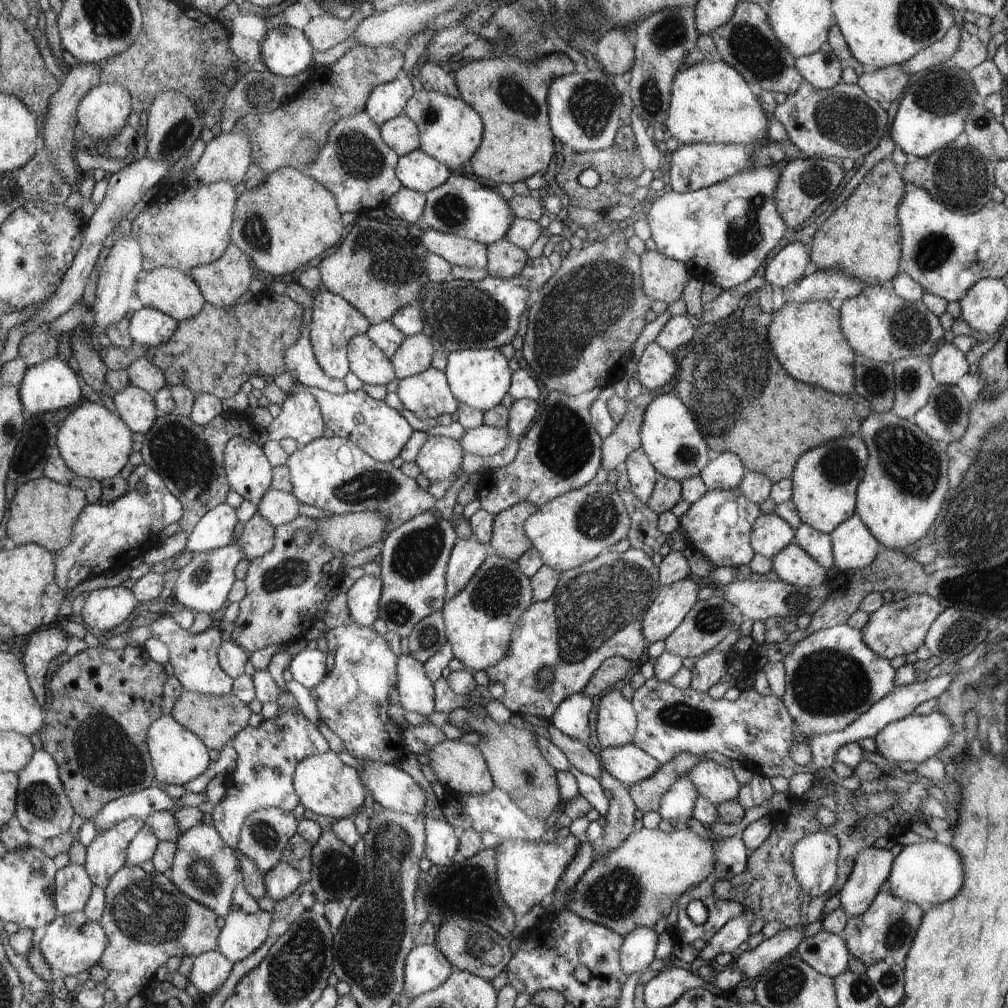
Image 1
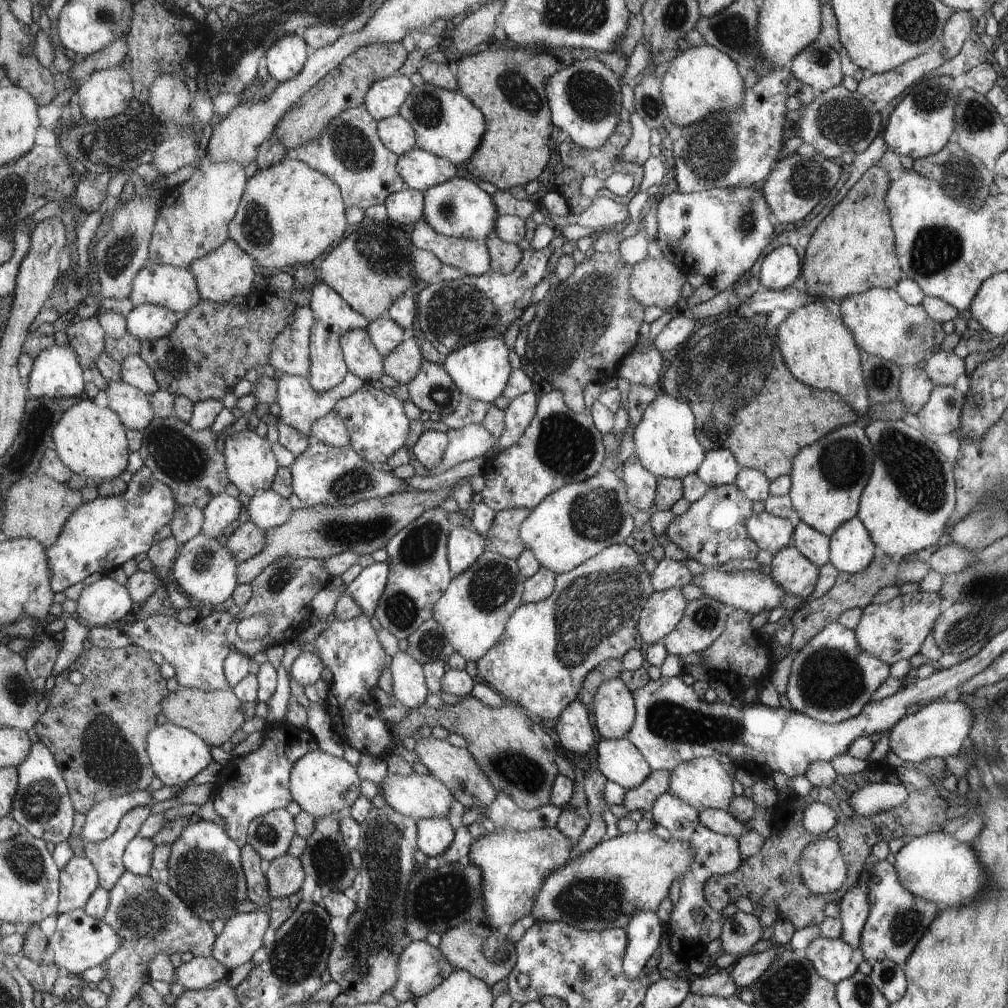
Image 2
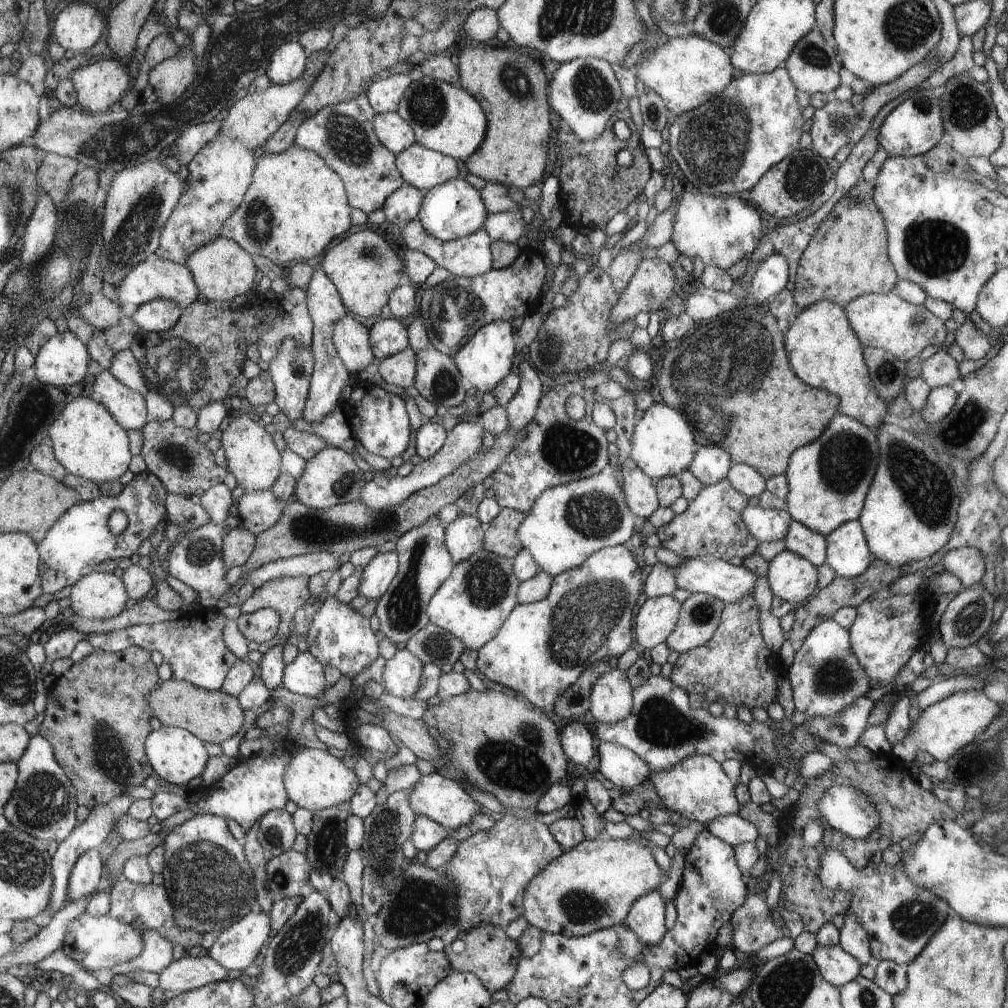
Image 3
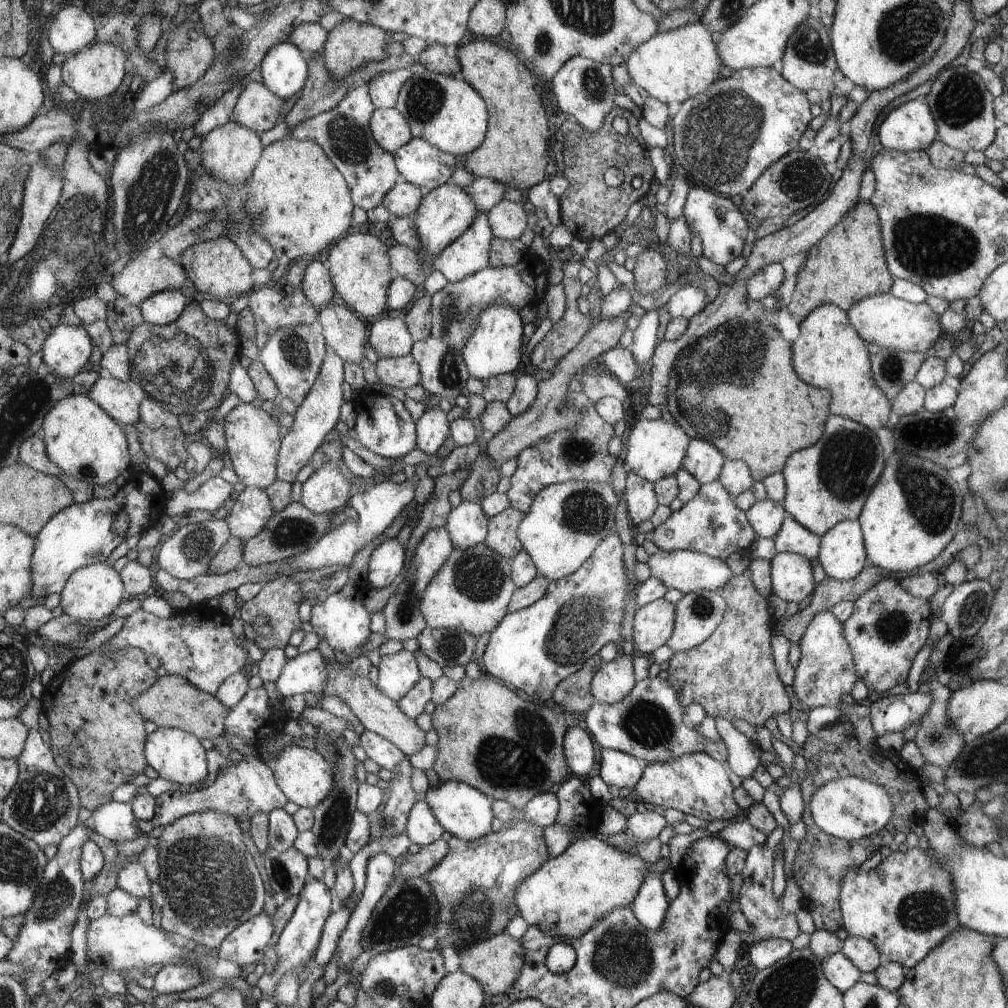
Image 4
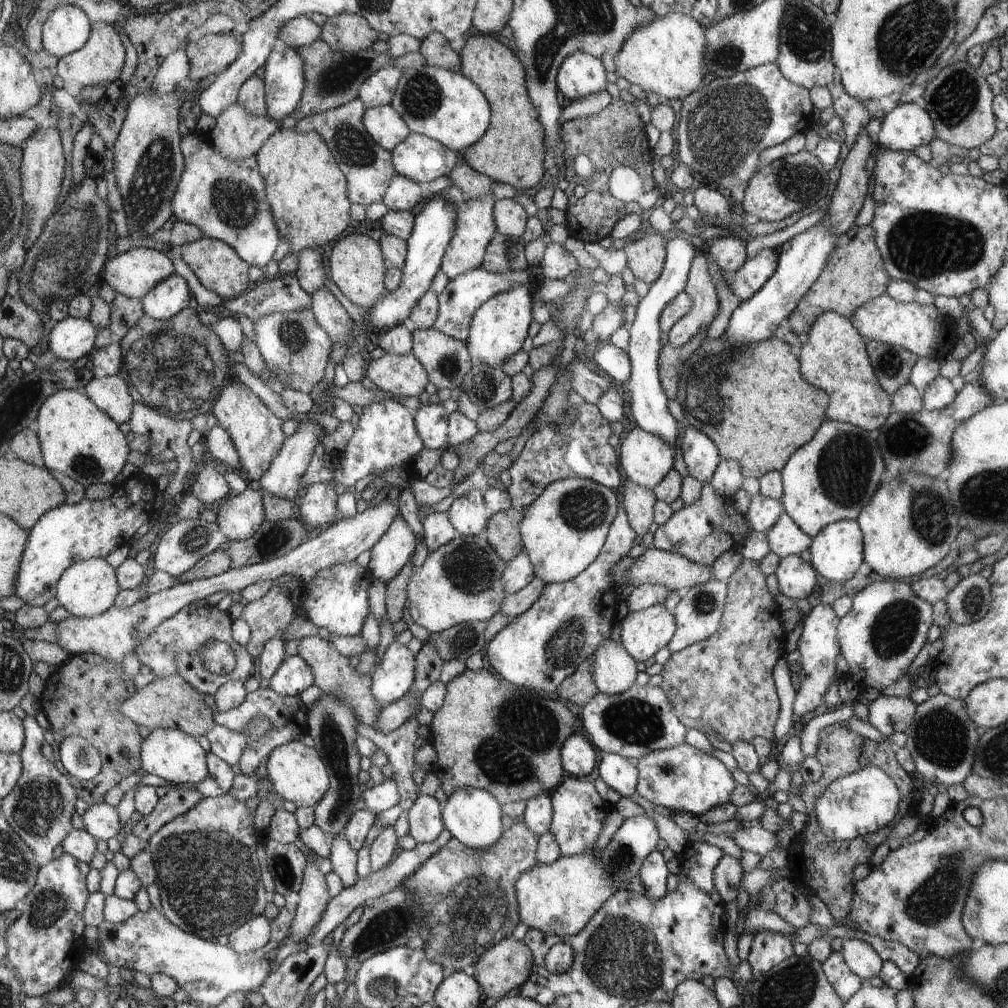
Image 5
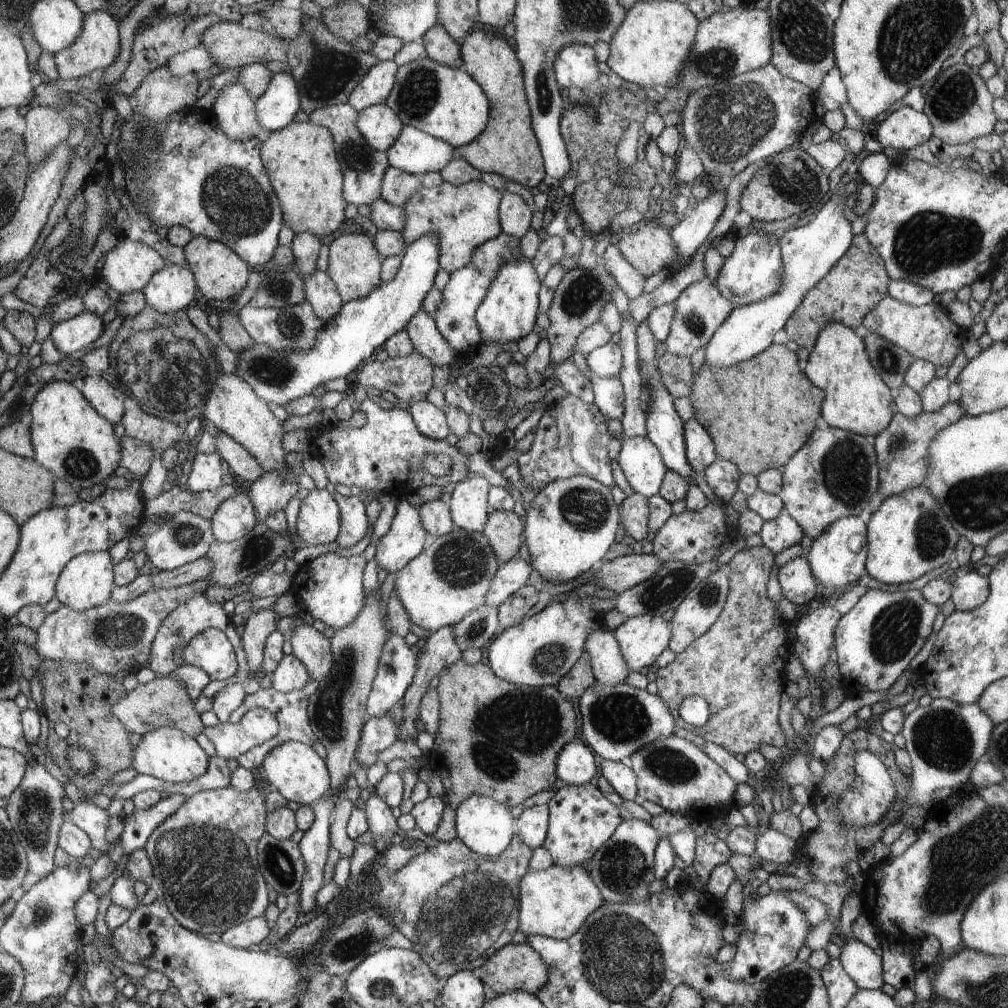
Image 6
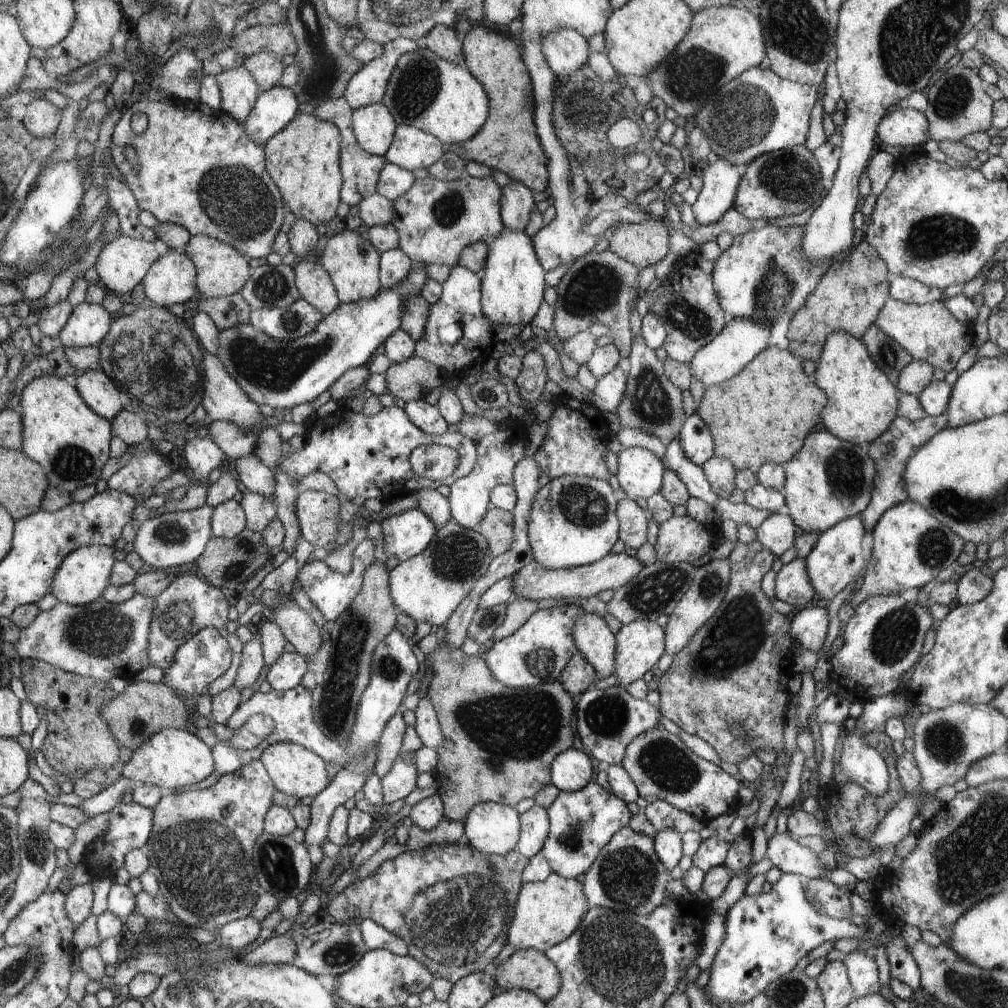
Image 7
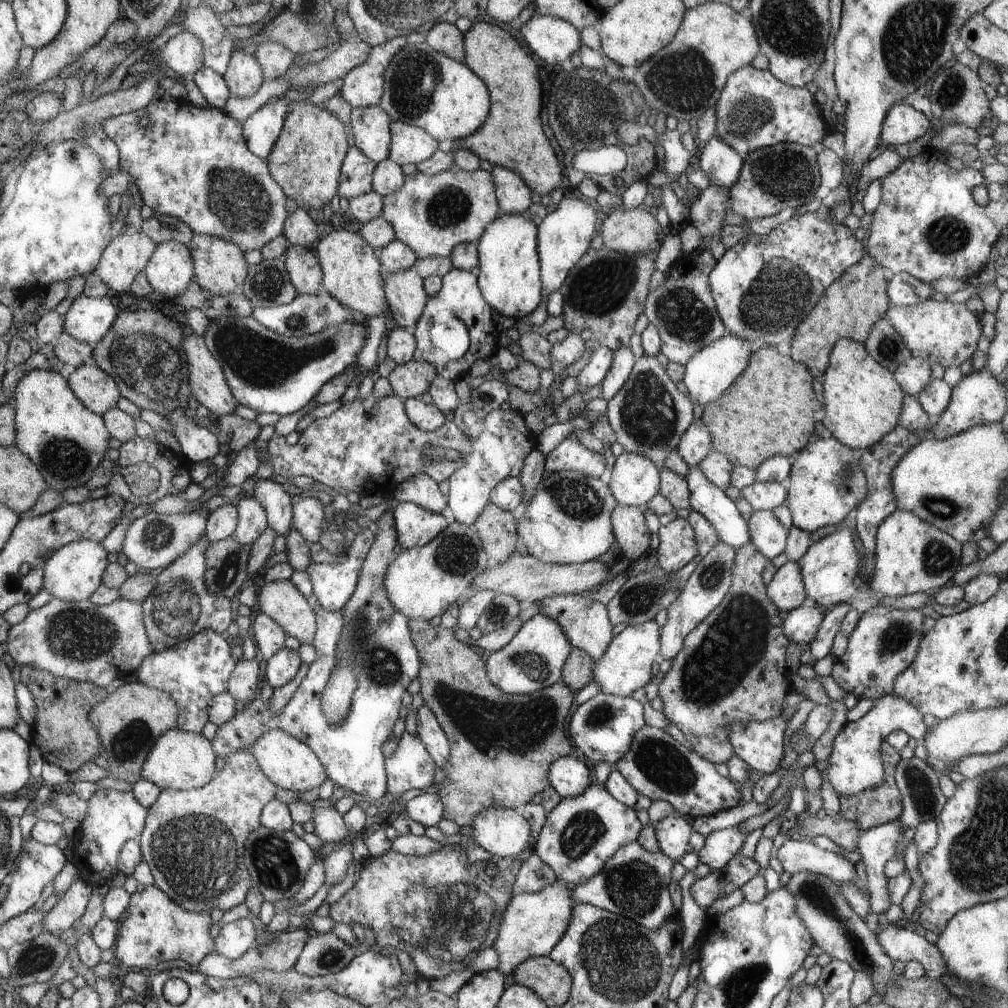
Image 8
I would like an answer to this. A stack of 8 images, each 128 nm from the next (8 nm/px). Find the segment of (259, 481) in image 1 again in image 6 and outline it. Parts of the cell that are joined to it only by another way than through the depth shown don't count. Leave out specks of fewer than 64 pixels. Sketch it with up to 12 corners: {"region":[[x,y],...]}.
{"region":[[222,373],[203,418],[268,472],[286,470],[282,426],[253,386]]}

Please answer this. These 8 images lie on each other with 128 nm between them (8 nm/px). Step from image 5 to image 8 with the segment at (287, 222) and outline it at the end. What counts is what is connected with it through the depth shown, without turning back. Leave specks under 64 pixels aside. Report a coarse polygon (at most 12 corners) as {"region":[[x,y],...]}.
{"region":[[291,104],[269,171],[302,210],[327,210],[344,124]]}

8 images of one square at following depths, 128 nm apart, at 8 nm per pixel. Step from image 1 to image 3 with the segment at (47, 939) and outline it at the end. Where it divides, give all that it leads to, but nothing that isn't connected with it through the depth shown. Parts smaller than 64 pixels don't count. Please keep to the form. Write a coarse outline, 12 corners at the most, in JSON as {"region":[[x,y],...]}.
{"region":[[84,912],[66,925],[64,954],[87,972],[144,950],[136,926]]}

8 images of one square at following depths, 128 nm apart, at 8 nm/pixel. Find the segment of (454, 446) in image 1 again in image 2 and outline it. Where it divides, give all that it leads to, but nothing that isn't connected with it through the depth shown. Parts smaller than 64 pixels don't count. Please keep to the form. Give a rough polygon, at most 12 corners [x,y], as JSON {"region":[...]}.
{"region":[[422,434],[412,453],[426,469],[445,458],[449,436]]}

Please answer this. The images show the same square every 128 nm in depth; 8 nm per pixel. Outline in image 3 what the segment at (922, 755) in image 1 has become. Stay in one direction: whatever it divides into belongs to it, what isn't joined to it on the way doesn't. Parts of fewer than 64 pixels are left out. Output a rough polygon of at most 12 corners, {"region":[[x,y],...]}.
{"region":[[984,689],[955,692],[920,711],[900,760],[947,762],[982,734],[1000,703]]}

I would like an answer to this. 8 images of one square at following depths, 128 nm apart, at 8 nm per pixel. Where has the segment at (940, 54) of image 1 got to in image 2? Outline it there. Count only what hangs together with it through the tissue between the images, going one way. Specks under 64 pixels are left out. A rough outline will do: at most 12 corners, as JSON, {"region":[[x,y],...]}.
{"region":[[953,11],[946,23],[946,61],[960,52],[972,30],[972,14]]}

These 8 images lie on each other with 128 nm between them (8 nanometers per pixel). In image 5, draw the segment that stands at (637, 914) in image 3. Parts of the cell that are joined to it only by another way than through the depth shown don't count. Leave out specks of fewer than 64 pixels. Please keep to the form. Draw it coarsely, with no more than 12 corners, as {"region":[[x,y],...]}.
{"region":[[654,849],[640,864],[638,876],[650,900],[662,900],[671,872]]}

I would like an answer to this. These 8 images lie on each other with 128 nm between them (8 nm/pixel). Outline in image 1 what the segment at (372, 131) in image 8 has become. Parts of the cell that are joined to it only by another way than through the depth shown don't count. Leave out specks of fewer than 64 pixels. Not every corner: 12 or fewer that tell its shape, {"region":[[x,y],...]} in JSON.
{"region":[[402,114],[380,125],[401,156],[420,149],[420,132]]}

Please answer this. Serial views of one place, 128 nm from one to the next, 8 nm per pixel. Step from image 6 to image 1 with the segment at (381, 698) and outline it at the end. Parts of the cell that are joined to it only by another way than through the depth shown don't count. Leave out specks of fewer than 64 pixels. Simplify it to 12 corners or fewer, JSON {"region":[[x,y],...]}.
{"region":[[398,656],[406,712],[436,711],[433,681],[420,661]]}

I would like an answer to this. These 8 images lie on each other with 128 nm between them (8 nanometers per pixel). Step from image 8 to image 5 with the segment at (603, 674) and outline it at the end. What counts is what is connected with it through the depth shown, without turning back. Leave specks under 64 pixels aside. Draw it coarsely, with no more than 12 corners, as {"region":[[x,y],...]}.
{"region":[[664,604],[628,613],[620,644],[638,663],[677,632]]}

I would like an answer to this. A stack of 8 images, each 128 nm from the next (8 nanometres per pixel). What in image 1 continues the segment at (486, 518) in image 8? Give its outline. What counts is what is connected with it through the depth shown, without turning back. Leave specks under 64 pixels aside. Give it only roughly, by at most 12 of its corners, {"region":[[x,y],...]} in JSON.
{"region":[[522,502],[494,516],[490,544],[517,561],[533,547],[525,523],[538,509]]}

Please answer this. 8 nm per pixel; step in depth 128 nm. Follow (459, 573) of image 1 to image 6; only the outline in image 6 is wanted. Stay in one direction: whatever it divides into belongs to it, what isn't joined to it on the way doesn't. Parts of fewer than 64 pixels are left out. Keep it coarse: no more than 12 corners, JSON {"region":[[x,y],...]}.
{"region":[[479,474],[456,483],[456,527],[482,532],[490,487]]}

